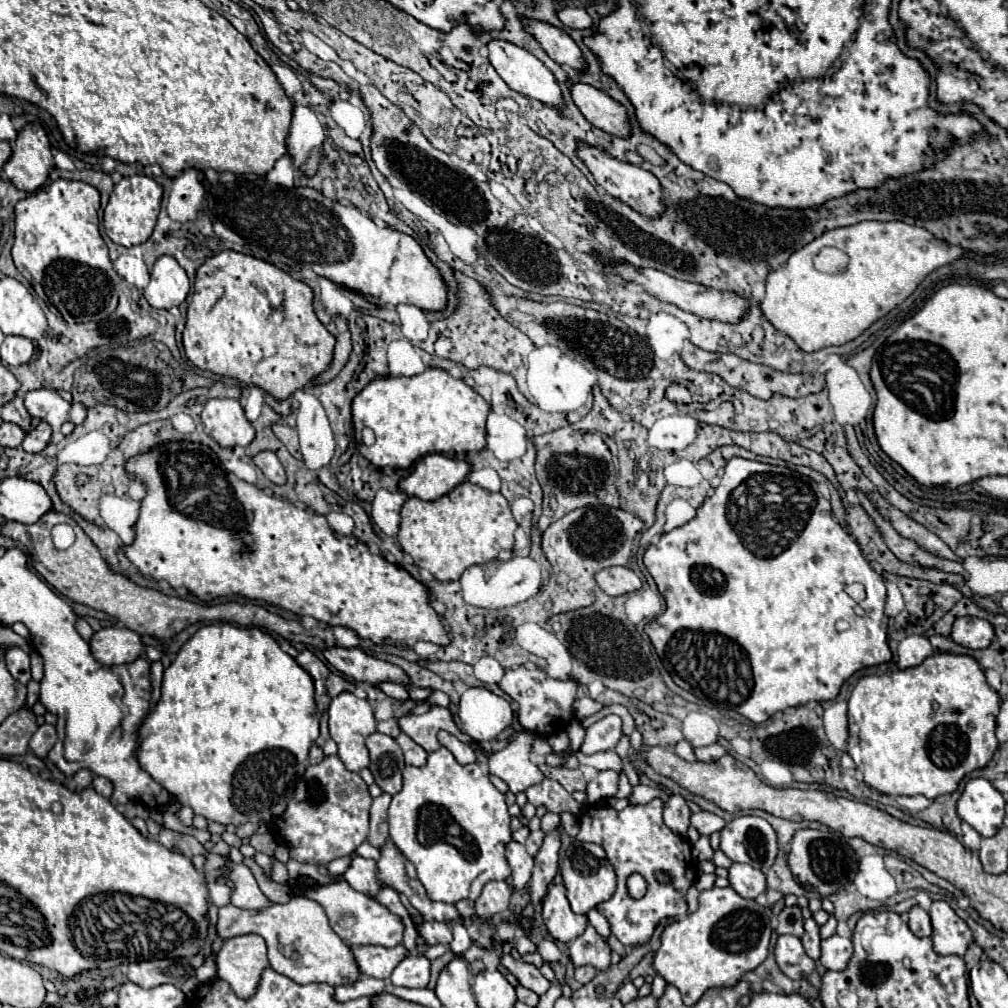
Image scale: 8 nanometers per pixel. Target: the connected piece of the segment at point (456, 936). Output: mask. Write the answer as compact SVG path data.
M451 925L451 931L453 931L453 941L449 945L451 951L455 951L455 953L467 951L471 947L471 943L473 943L469 933L467 933L467 929L463 925Z

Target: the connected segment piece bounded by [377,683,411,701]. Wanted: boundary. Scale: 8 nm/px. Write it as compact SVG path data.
M389 683L389 685L377 685L385 695L389 695L389 697L393 697L393 699L399 699L399 701L407 701L407 699L411 699L411 695L407 693L407 689L405 687L401 687L401 685L393 685L393 683Z

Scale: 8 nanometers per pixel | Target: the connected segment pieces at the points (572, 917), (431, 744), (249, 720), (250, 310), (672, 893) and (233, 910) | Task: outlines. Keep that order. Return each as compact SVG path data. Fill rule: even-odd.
M563 885L549 887L543 899L543 921L551 937L563 943L577 939L587 927L587 917L571 911Z
M431 707L427 713L423 715L403 715L397 719L399 723L399 729L409 735L415 743L419 743L427 753L433 753L439 749L439 741L437 741L437 733L441 729L453 733L460 741L469 744L468 735L463 735L455 721L453 721L453 715L449 709L445 707Z
M213 623L201 627L179 651L177 659L171 663L169 669L165 669L163 675L163 687L161 687L161 701L155 705L151 715L143 721L141 733L141 749L137 751L137 759L141 767L165 789L169 789L171 795L175 795L183 805L191 807L197 815L203 815L207 821L223 823L223 825L243 825L243 823L271 823L275 817L279 817L285 811L285 805L293 797L293 789L301 775L307 769L307 755L313 741L319 737L319 717L315 699L313 699L313 679L311 675L297 665L297 661L287 655L279 643L259 627L237 627L231 623Z
M221 251L197 269L183 345L199 369L257 385L275 399L303 389L333 359L333 337L313 311L311 287L237 251Z
M653 799L647 805L627 805L623 811L613 807L587 807L579 817L577 841L597 843L605 849L607 859L617 873L615 895L597 907L609 919L611 933L625 945L649 943L655 927L665 919L679 919L687 915L685 893L695 881L695 861L691 857L691 845L663 823L663 801ZM631 873L641 873L647 881L647 893L643 899L631 899L625 879Z
M295 895L285 905L269 905L255 911L225 905L219 909L217 931L223 939L245 933L261 935L267 943L269 965L277 973L301 985L313 981L329 985L353 985L361 973L353 957L353 951L331 929L323 907L305 895Z

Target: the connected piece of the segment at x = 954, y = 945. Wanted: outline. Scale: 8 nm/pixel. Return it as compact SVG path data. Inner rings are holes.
M933 901L929 917L933 925L931 939L939 955L963 955L973 943L973 931L945 901Z

